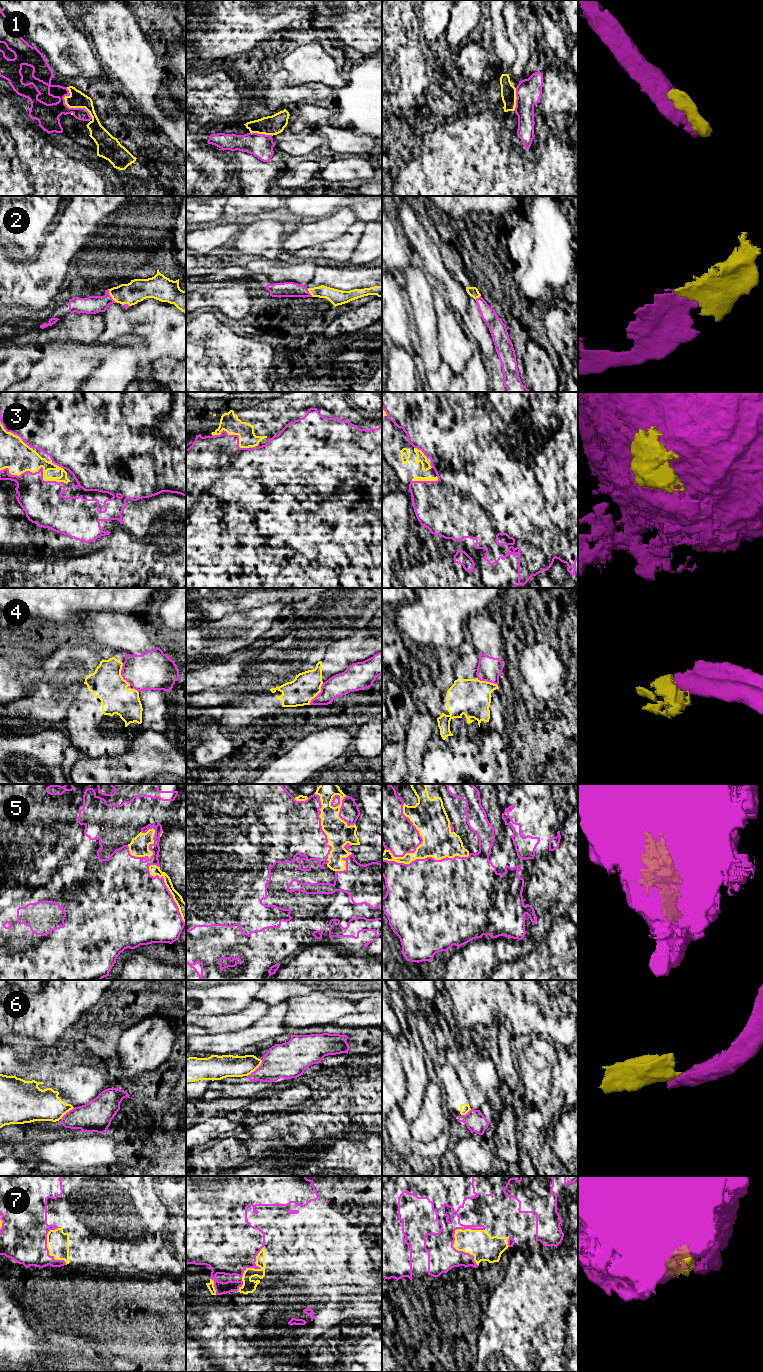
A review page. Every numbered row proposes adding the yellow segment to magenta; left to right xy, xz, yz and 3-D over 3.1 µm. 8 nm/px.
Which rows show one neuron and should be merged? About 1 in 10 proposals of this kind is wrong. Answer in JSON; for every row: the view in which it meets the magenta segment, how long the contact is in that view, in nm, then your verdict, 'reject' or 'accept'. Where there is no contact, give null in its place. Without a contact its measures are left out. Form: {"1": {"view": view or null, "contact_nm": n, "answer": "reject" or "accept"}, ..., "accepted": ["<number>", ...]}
{"1": {"view": "xy", "contact_nm": 340, "answer": "reject"}, "2": {"view": "xy", "contact_nm": 130, "answer": "accept"}, "3": {"view": "xy", "contact_nm": 550, "answer": "accept"}, "4": {"view": "xy", "contact_nm": 190, "answer": "reject"}, "5": {"view": "yz", "contact_nm": 700, "answer": "accept"}, "6": {"view": "xz", "contact_nm": 180, "answer": "reject"}, "7": {"view": "yz", "contact_nm": 340, "answer": "accept"}, "accepted": ["2", "3", "5", "7"]}

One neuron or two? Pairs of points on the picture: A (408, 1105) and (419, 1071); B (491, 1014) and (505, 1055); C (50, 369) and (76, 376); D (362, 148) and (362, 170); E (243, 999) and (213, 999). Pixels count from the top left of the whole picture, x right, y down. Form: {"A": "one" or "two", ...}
{"A": "one", "B": "two", "C": "one", "D": "two", "E": "one"}

